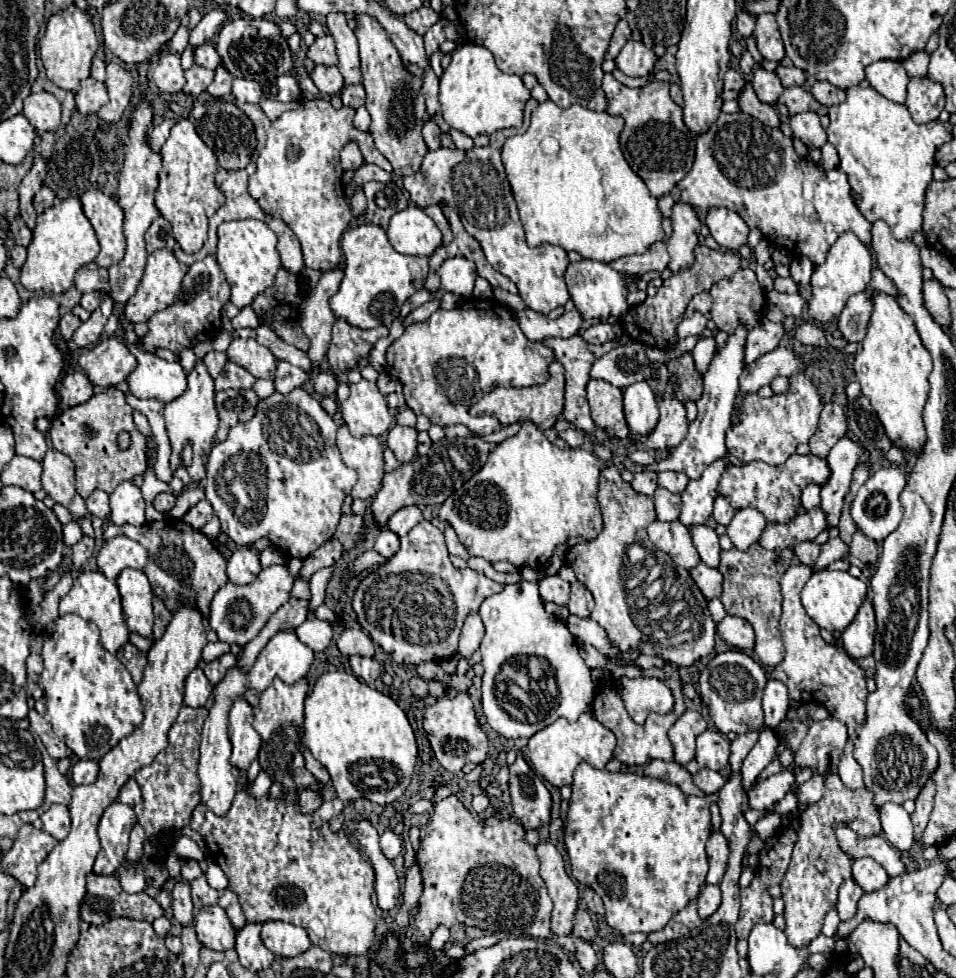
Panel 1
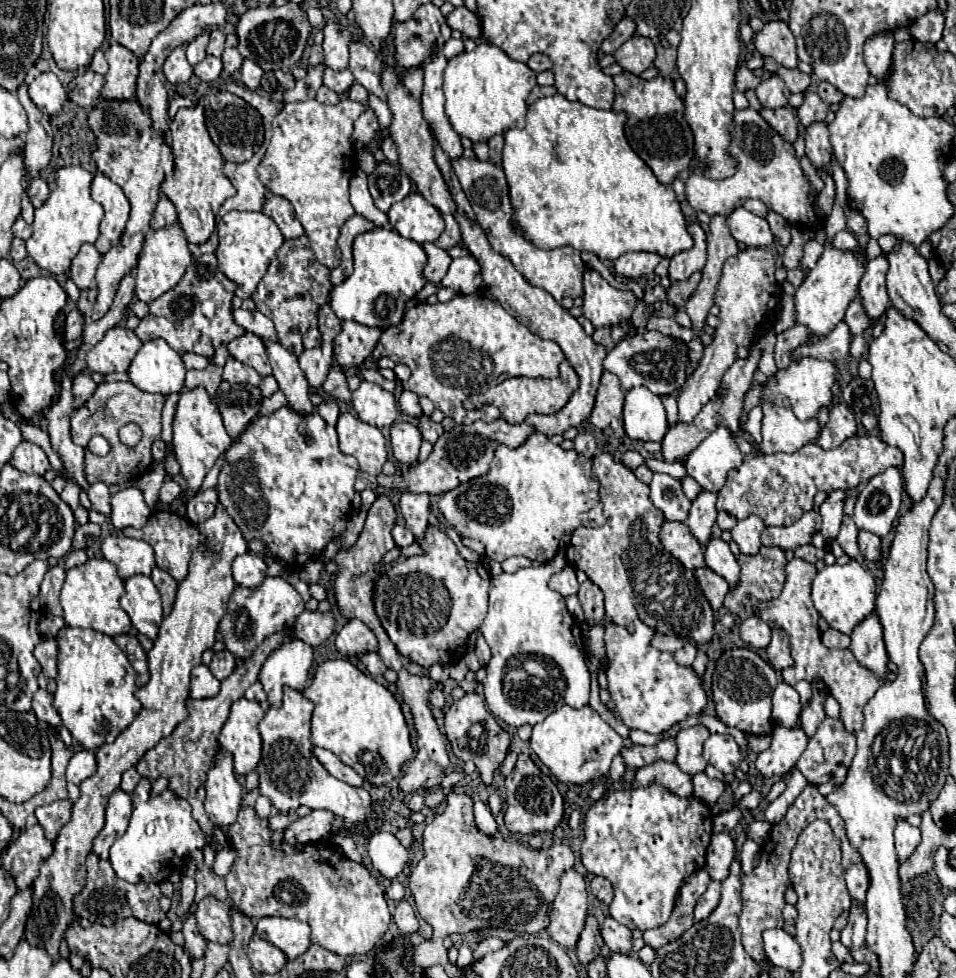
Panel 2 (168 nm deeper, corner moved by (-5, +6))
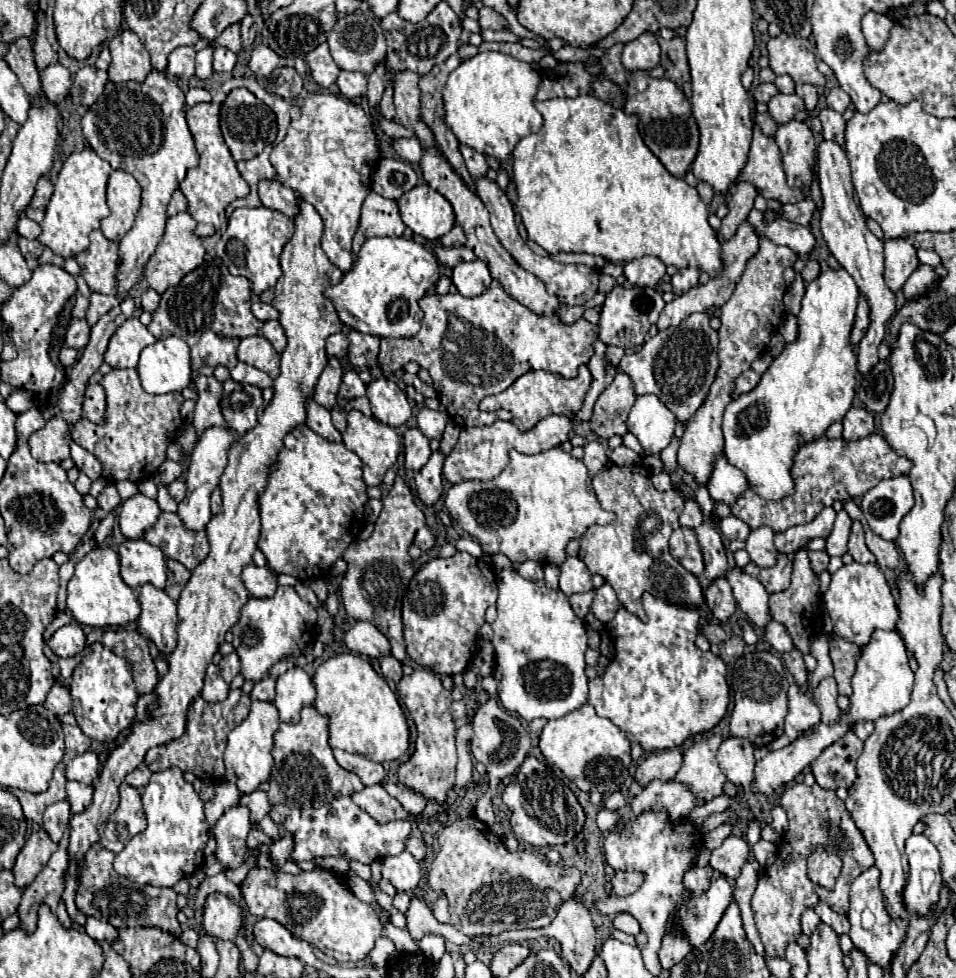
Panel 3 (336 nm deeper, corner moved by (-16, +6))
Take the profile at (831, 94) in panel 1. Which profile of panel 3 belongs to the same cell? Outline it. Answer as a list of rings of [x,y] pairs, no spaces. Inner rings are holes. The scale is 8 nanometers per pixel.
[[[834,87],[828,95],[826,95],[826,107],[838,111],[838,113],[844,113],[846,107],[850,105],[850,97],[844,93],[842,87]]]

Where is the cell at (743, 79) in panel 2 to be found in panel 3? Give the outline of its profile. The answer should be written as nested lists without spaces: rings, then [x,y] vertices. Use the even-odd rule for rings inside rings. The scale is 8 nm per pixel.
[[[760,83],[760,85],[754,87],[752,95],[754,95],[756,103],[768,103],[774,95],[778,95],[778,89],[776,89],[776,85],[764,85],[764,83]]]

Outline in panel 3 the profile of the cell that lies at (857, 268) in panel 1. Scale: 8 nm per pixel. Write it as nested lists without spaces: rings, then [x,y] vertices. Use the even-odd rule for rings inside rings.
[[[828,269],[818,279],[810,281],[802,297],[802,309],[798,313],[798,337],[792,343],[786,343],[784,351],[770,363],[760,383],[752,391],[734,399],[724,411],[724,455],[728,463],[746,475],[748,485],[762,499],[780,501],[794,493],[794,479],[790,469],[800,445],[824,437],[826,429],[834,421],[842,421],[852,407],[856,395],[856,349],[850,343],[850,331],[854,327],[858,295],[860,291],[854,279],[844,269]]]

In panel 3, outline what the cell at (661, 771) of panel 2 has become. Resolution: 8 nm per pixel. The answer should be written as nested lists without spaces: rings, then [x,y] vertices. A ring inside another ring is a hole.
[[[652,781],[638,797],[632,799],[632,813],[638,817],[646,811],[666,811],[672,821],[682,821],[694,809],[696,797],[688,787],[676,781]]]

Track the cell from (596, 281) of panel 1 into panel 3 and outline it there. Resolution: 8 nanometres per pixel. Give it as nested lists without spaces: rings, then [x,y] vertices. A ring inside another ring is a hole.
[[[616,285],[600,311],[600,341],[604,345],[616,345],[616,347],[638,347],[644,343],[644,337],[650,329],[650,325],[654,325],[658,321],[660,311],[664,309],[664,299],[656,289],[650,287],[630,287],[624,289],[620,285]]]

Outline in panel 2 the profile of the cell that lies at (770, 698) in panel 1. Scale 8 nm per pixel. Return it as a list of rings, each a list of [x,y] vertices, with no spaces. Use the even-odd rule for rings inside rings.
[[[781,681],[773,691],[773,721],[775,721],[775,725],[795,727],[799,721],[799,713],[801,713],[799,693],[791,685]]]

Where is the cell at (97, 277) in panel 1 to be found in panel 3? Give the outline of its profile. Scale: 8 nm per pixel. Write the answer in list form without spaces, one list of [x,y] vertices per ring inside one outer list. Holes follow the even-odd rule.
[[[100,229],[90,233],[90,247],[76,255],[80,265],[80,275],[86,279],[90,291],[116,295],[118,293],[118,279],[116,271],[120,265],[118,255],[118,241],[106,239]]]

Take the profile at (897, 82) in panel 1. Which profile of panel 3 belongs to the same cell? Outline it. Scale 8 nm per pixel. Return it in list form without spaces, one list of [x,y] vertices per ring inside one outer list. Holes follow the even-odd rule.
[[[868,11],[864,17],[862,17],[862,33],[866,37],[866,43],[868,47],[884,47],[886,39],[888,39],[888,31],[892,27],[892,19],[888,15],[882,15],[882,13],[874,13],[874,11]]]

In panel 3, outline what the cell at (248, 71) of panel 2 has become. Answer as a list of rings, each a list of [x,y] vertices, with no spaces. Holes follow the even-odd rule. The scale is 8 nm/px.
[[[260,43],[252,49],[252,57],[248,65],[252,73],[256,73],[258,77],[266,77],[280,65],[280,57],[266,43]]]

